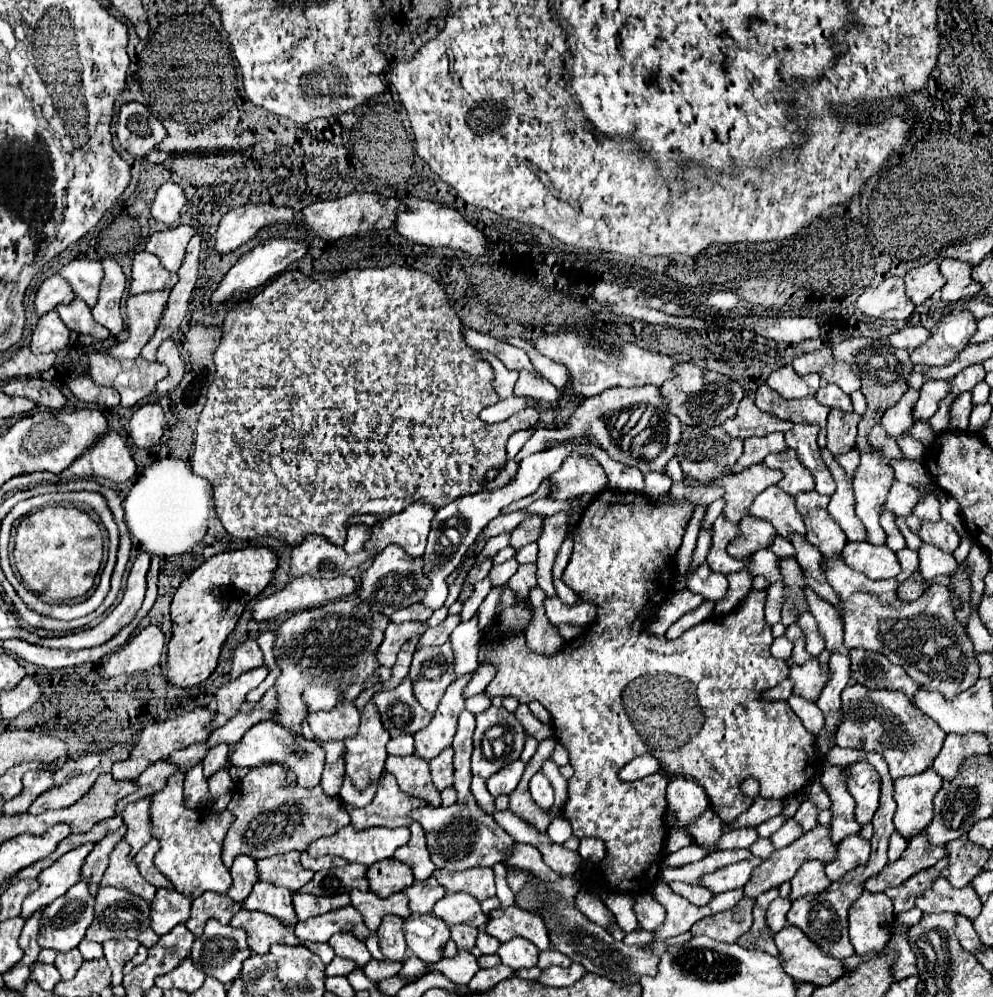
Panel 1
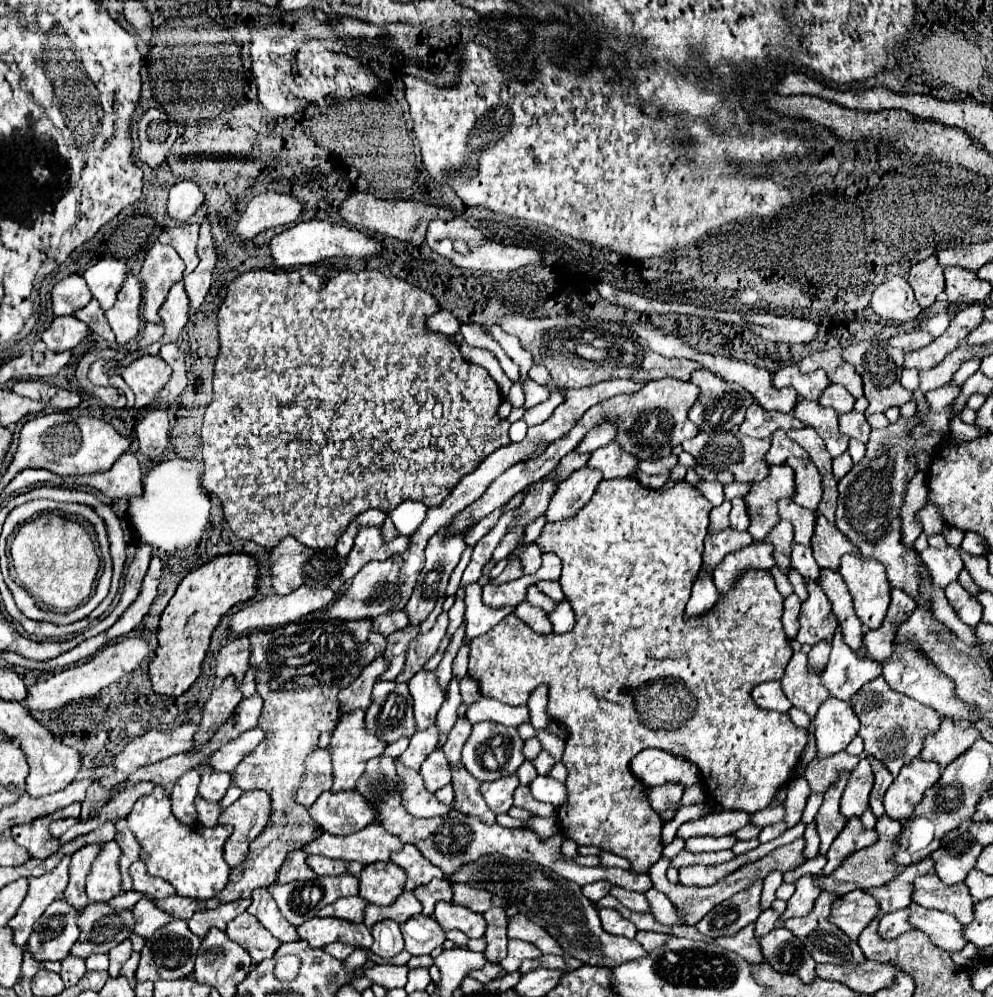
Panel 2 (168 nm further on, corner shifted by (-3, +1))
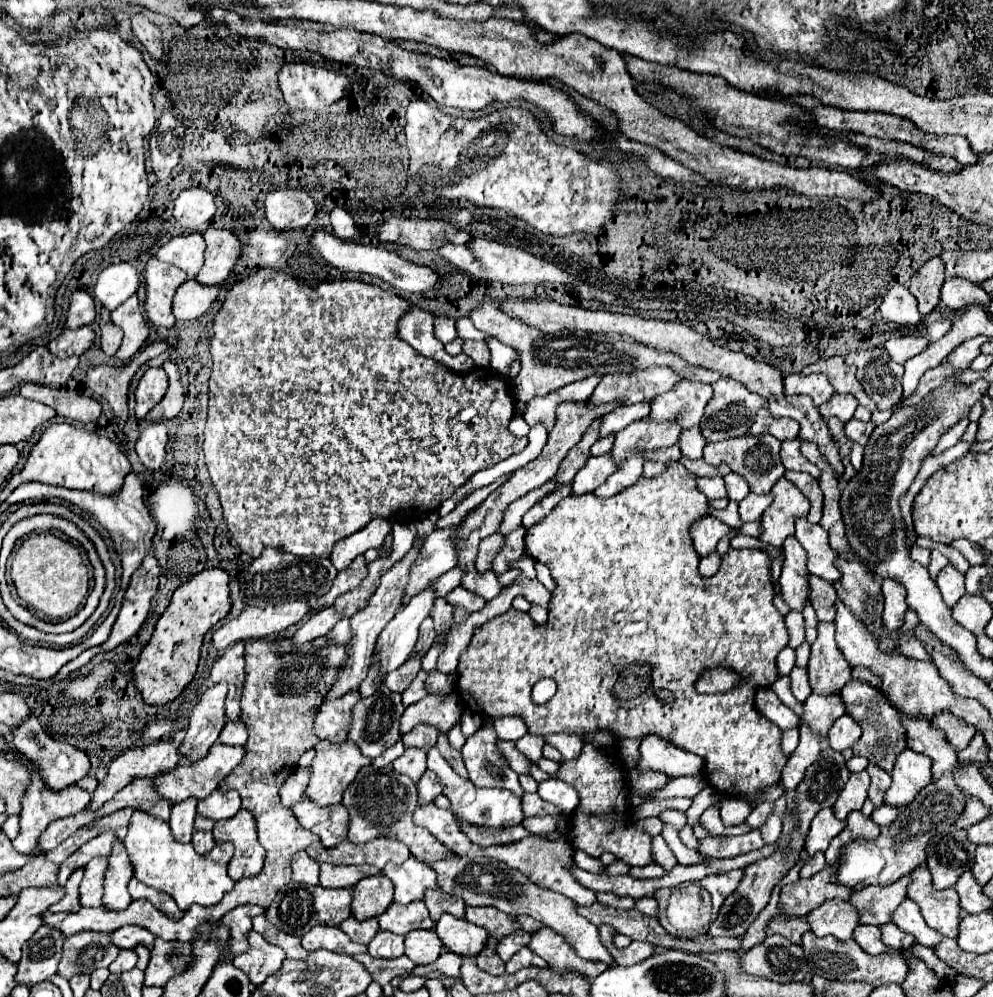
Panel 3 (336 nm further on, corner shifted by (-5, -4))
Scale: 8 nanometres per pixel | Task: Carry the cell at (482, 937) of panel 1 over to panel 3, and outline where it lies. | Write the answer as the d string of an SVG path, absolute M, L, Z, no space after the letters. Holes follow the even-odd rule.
M444 950L442 956L432 964L432 968L434 968L434 972L442 972L442 974L446 974L450 978L458 978L460 980L462 978L460 976L460 962L462 962L462 956Z

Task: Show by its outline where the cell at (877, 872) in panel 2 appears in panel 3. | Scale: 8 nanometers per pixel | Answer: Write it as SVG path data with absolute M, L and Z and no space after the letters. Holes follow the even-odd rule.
M828 866L808 880L798 880L794 884L782 886L778 916L784 916L784 918L806 916L810 910L818 908L824 900L832 900L832 898L846 900L854 890L834 884L832 882L834 874L836 874L836 866Z

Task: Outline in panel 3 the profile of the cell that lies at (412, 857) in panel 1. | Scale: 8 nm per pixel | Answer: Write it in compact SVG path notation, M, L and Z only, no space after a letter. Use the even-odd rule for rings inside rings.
M410 856L404 864L392 864L388 862L384 868L384 874L394 884L394 902L396 904L410 904L416 900L422 900L426 888L436 888L436 872Z

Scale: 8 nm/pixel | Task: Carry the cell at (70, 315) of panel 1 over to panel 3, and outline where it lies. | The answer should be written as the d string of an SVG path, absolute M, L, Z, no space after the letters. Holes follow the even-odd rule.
M106 308L100 310L100 348L106 356L114 356L122 344L122 332L110 320L110 312Z

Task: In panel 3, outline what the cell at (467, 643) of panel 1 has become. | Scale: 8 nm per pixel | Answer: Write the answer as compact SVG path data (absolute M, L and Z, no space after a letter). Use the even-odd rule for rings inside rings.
M430 748L428 752L428 768L432 772L438 774L440 784L444 788L444 796L448 796L450 800L450 810L456 818L460 818L464 824L472 824L472 826L490 826L490 828L508 828L508 826L516 826L522 824L524 814L520 808L520 798L508 790L484 790L484 788L476 788L470 784L470 780L458 776L448 762L440 756L438 748Z

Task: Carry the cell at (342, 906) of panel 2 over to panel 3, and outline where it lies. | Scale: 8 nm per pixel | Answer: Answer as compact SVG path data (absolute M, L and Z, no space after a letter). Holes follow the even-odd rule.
M348 918L342 922L342 932L350 936L350 940L358 942L358 944L368 944L380 930L378 926L378 920L376 918L370 918L370 920L364 920L364 922L358 922L356 918Z

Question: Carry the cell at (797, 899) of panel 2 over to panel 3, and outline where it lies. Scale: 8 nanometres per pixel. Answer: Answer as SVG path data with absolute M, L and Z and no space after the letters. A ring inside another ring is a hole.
M788 918L788 920L772 920L768 924L768 928L774 934L780 934L784 938L788 938L792 944L802 944L802 934L808 932L808 924L804 922L804 918Z

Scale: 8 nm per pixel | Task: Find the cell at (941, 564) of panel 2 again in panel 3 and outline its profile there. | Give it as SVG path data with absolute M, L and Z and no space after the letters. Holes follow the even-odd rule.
M950 564L940 570L940 574L938 574L938 578L936 578L936 584L938 584L940 592L942 592L942 600L944 600L950 608L958 602L958 598L962 598L962 596L966 594L966 590L964 590L964 574L960 574L960 572L958 572L954 566L950 566Z

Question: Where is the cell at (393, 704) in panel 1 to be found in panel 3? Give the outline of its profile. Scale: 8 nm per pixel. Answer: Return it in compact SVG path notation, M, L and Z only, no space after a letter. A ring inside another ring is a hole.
M382 686L374 696L362 698L354 706L348 740L356 742L364 756L376 758L400 740L398 726L402 712L404 706L400 702L400 694L386 692L386 686ZM376 704L380 704L382 708L382 718L378 724L372 724Z

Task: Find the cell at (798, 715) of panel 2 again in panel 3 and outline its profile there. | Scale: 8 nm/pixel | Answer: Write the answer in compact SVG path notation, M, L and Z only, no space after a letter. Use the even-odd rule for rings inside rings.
M798 728L794 730L784 730L782 732L782 738L780 738L780 746L784 750L786 756L790 756L794 752L794 748L798 746Z

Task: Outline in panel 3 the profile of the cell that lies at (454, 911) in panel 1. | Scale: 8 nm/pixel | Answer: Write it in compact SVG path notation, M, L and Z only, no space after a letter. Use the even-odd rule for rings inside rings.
M442 914L436 922L436 934L450 952L460 956L478 956L488 938L484 928L450 914Z

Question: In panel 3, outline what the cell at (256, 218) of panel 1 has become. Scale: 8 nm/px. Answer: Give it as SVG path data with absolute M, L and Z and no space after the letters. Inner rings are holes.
M276 190L266 198L266 220L276 230L306 228L314 216L316 204L306 190Z

